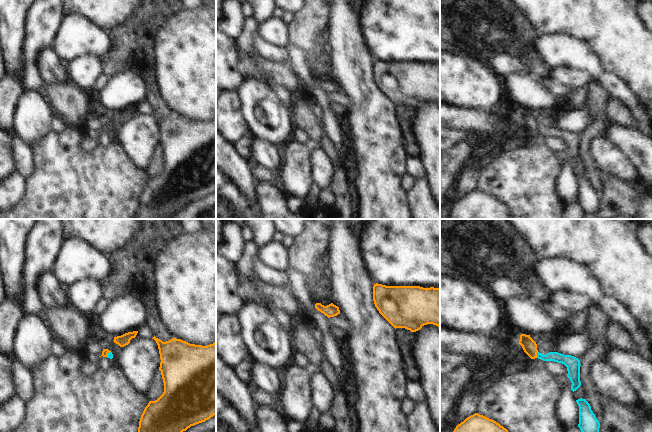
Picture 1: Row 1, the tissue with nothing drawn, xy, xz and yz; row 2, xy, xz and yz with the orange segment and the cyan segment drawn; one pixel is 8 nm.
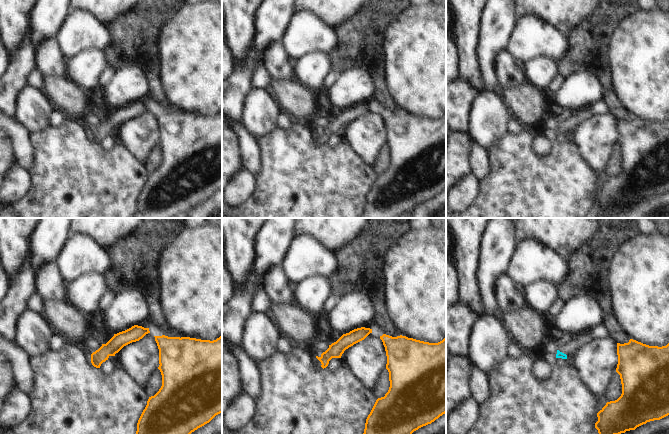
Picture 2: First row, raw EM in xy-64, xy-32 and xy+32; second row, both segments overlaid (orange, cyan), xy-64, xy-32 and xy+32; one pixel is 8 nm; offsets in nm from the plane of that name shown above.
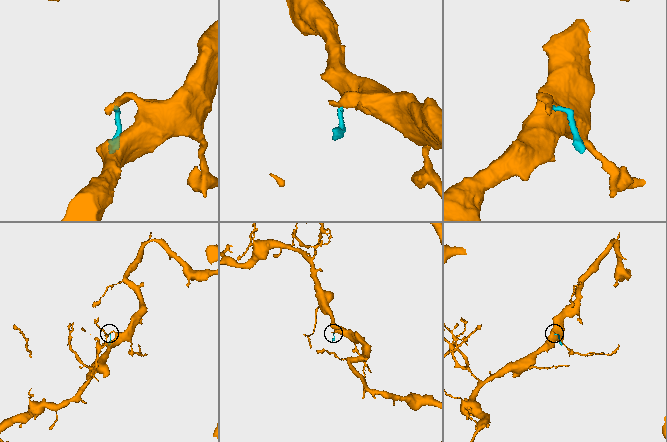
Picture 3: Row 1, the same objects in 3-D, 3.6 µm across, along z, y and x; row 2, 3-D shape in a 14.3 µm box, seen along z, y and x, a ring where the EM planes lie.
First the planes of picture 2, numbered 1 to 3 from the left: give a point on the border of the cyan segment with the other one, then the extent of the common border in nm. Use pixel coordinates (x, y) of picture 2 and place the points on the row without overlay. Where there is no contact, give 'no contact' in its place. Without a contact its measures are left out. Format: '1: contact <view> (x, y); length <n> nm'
1: no contact
2: no contact
3: no contact

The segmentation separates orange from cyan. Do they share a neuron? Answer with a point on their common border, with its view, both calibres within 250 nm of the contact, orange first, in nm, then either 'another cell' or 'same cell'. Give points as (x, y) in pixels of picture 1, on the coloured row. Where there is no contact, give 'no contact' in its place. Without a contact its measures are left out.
yz (536, 355) | 120/80 nm | another cell

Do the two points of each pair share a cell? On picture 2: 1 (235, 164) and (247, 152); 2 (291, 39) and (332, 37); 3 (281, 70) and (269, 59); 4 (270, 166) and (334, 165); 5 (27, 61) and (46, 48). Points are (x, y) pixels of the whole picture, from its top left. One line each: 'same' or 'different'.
1: different
2: same
3: same
4: same
5: different

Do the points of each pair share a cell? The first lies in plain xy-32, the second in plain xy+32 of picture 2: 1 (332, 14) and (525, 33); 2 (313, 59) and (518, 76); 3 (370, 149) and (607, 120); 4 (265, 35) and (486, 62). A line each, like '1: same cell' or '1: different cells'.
1: different cells
2: different cells
3: same cell
4: same cell

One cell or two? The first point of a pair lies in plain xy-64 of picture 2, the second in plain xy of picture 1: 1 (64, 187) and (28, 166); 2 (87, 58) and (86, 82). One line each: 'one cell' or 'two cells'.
1: two cells
2: one cell

